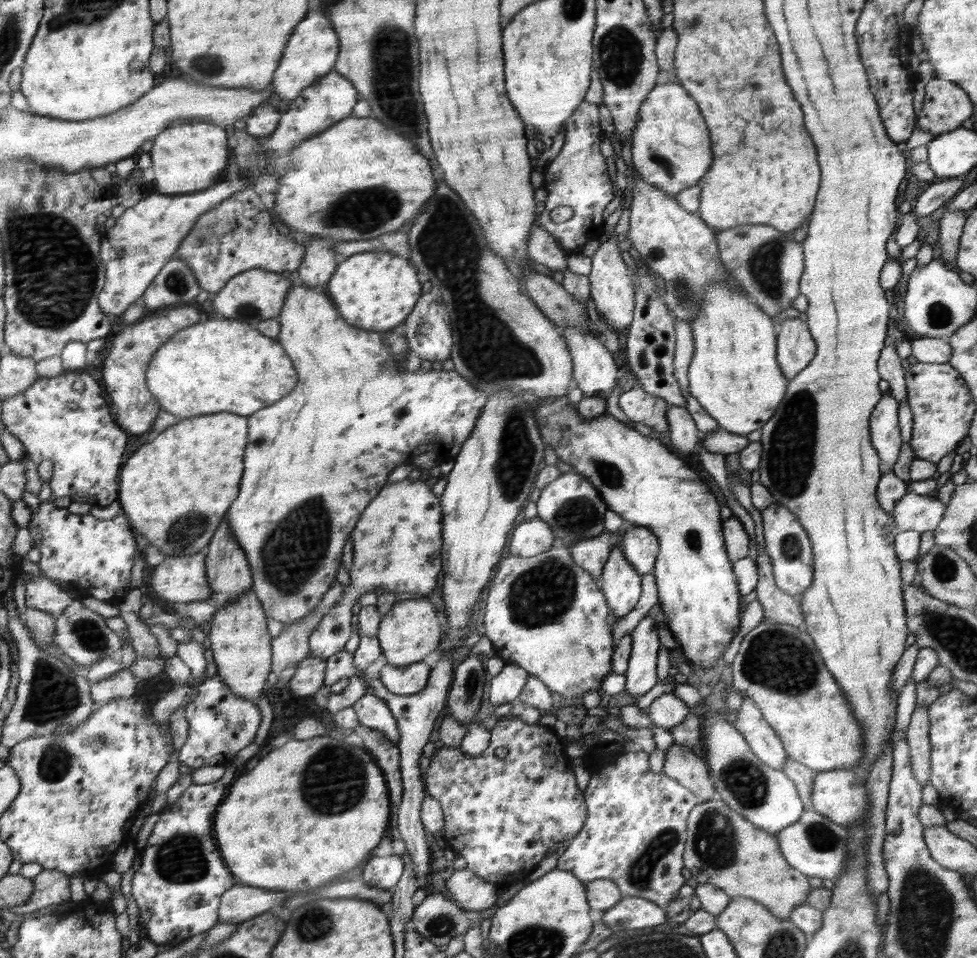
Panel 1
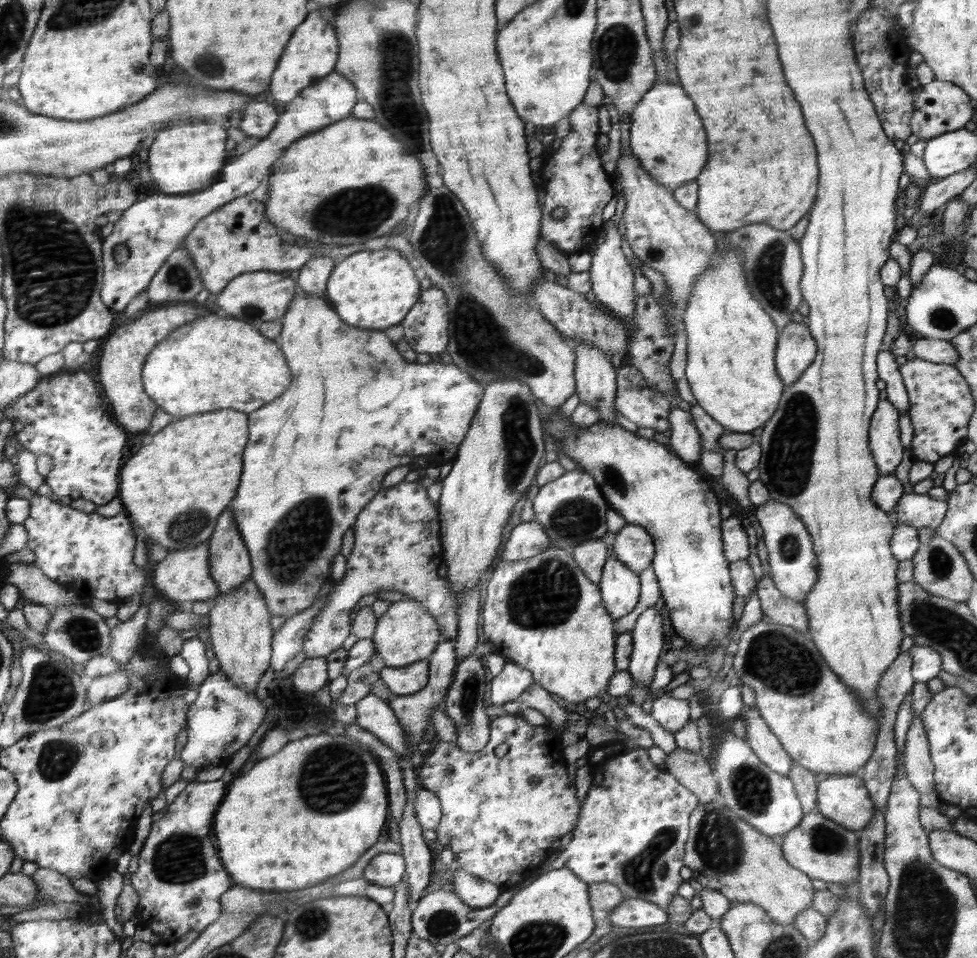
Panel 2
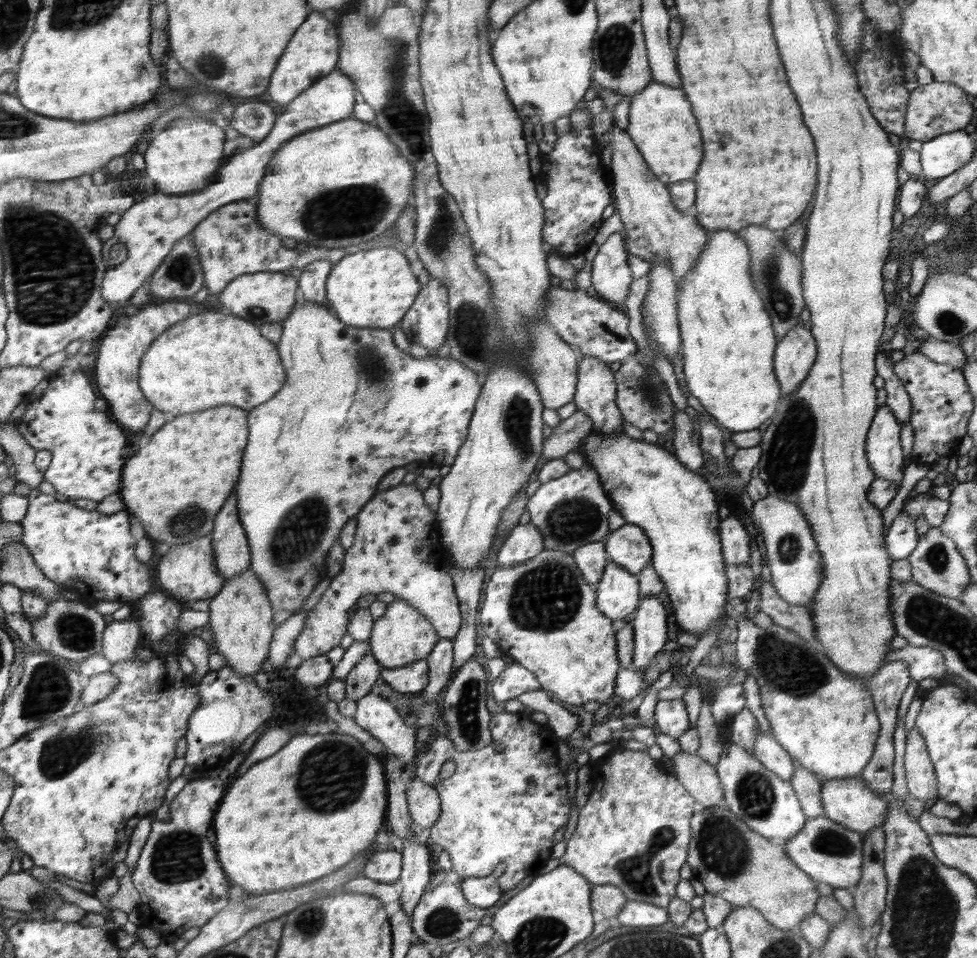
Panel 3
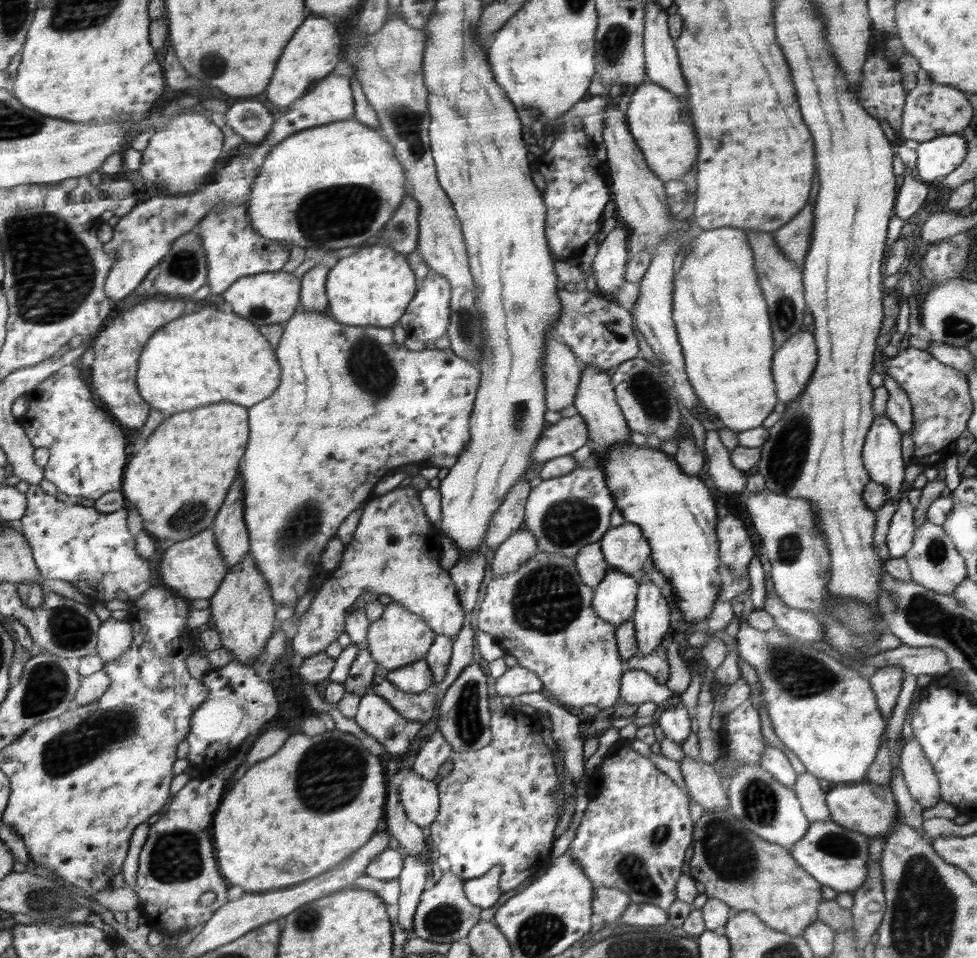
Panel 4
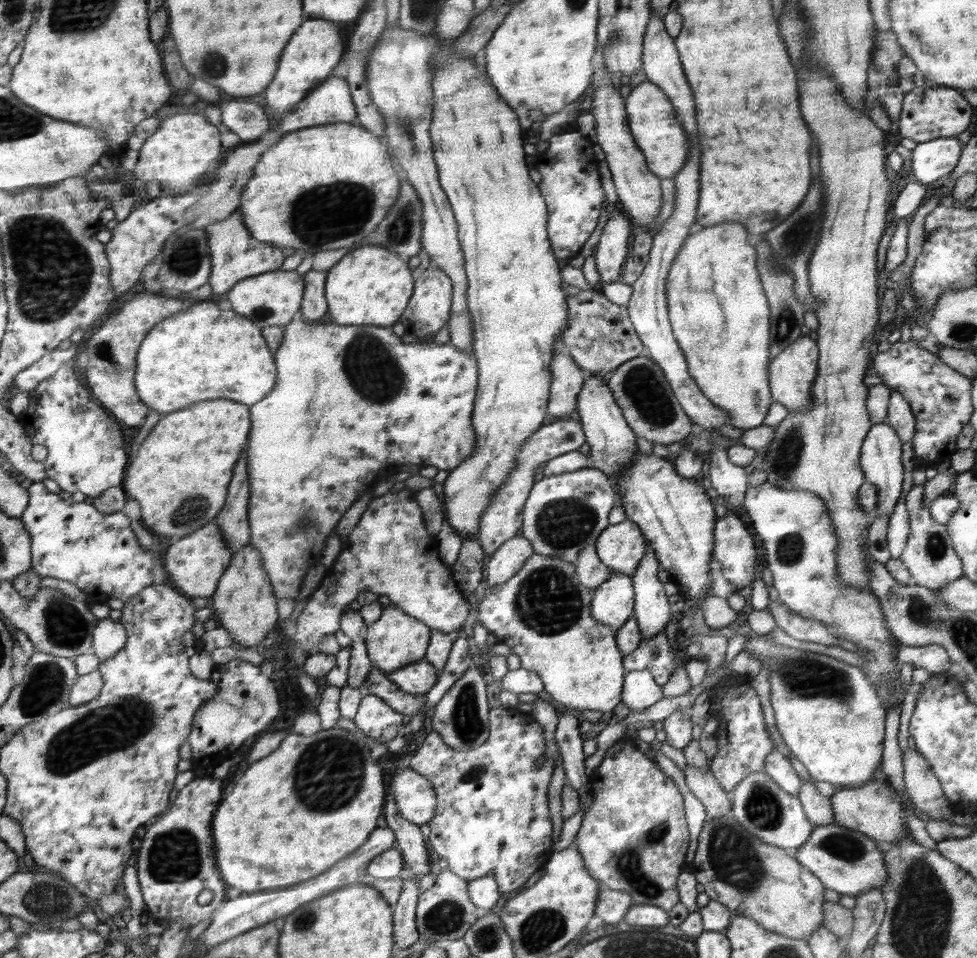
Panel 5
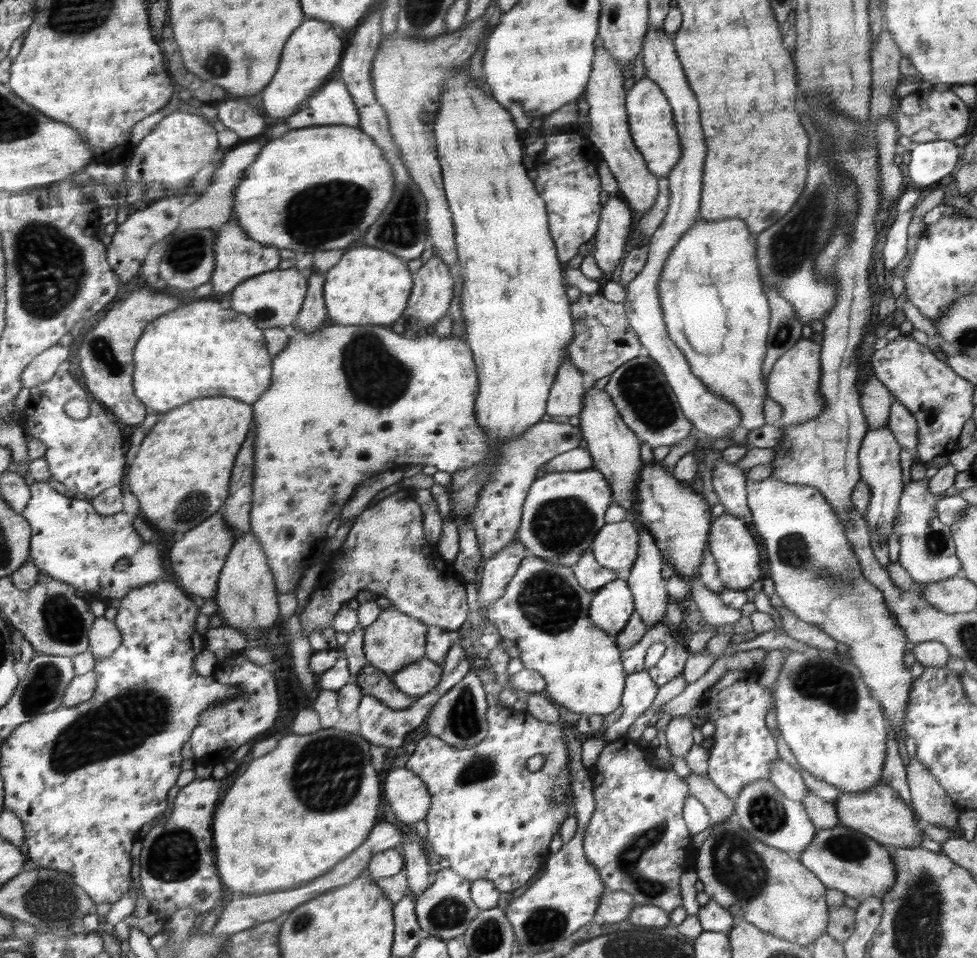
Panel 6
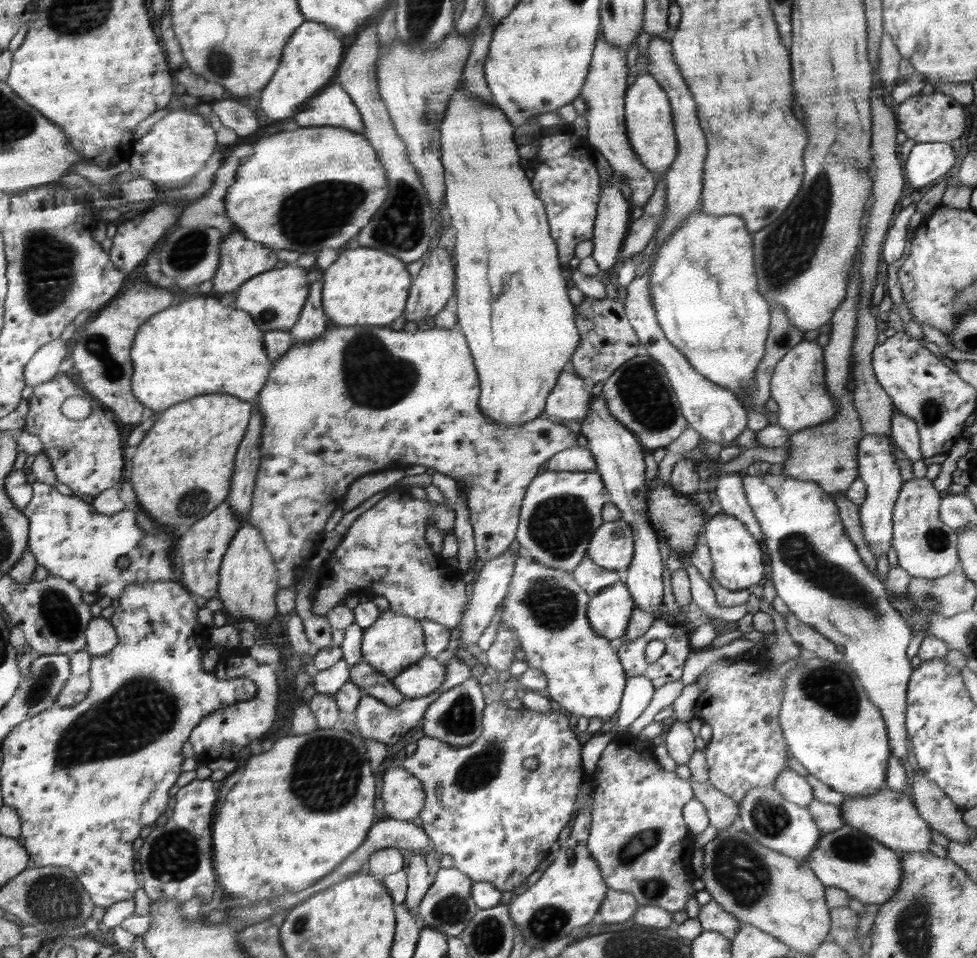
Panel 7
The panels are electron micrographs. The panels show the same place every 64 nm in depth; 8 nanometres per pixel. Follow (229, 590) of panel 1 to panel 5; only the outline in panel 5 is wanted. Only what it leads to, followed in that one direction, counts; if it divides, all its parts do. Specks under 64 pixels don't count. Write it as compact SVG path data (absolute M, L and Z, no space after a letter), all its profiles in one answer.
M243 452L235 470L235 477L230 486L229 501L217 517L219 526L226 535L226 541L231 550L237 554L248 546L252 540L249 527L249 502L251 498L251 484L249 482L248 453Z

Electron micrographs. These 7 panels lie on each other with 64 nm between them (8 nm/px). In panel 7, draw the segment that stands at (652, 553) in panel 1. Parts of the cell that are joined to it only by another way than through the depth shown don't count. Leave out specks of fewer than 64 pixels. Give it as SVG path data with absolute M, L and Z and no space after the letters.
M620 519L597 530L586 557L605 570L617 572L629 569L635 553L632 528Z

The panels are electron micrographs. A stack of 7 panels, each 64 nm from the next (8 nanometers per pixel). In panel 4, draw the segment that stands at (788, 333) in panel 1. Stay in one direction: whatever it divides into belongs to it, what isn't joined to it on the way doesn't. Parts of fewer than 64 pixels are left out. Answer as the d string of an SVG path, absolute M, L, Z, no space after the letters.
M810 332L794 334L773 357L773 380L777 398L783 403L798 400L813 378L816 366L816 344Z

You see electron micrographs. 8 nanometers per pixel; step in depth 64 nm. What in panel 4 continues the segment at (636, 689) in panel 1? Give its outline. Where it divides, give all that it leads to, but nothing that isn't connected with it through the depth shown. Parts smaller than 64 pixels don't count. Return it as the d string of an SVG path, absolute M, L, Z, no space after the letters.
M642 577L638 581L637 596L636 612L632 616L638 643L637 652L650 653L664 639L670 622L670 610L661 588L648 577Z

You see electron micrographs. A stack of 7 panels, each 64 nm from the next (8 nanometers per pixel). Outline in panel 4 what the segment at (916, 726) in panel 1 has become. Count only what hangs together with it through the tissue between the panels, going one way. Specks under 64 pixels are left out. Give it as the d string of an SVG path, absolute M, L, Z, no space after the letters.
M916 738L906 741L901 750L902 778L912 798L923 809L936 806L941 800L940 785L933 767Z

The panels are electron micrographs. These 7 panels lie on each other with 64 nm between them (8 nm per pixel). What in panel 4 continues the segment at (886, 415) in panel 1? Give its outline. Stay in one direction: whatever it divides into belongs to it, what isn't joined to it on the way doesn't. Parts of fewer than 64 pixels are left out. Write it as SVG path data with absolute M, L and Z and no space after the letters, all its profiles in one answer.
M884 414L877 416L865 438L865 468L870 480L886 490L886 501L898 496L904 482L904 462L900 456L900 430Z

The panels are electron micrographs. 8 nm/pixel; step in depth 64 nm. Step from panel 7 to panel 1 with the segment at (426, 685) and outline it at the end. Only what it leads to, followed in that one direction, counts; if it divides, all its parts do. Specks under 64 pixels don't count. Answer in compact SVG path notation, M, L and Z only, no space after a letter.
M424 661L413 662L412 665L386 665L381 668L380 680L392 693L411 695L420 693L429 684L430 666Z

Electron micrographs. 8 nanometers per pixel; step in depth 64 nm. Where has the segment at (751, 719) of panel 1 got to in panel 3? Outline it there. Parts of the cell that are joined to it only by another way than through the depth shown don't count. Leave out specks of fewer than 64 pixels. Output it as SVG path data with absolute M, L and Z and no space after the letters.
M756 734L754 740L754 756L763 766L776 774L782 780L792 779L795 768L793 766L792 757L788 751L780 744L772 735Z

